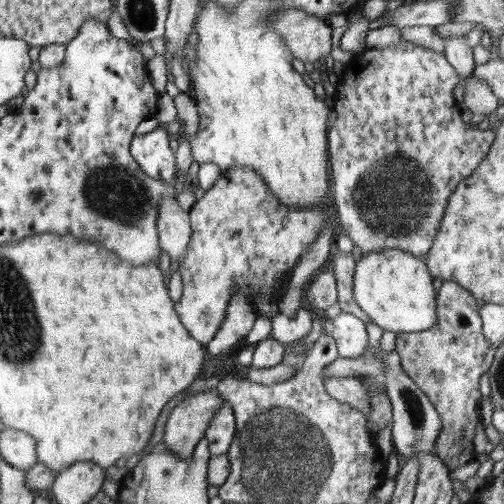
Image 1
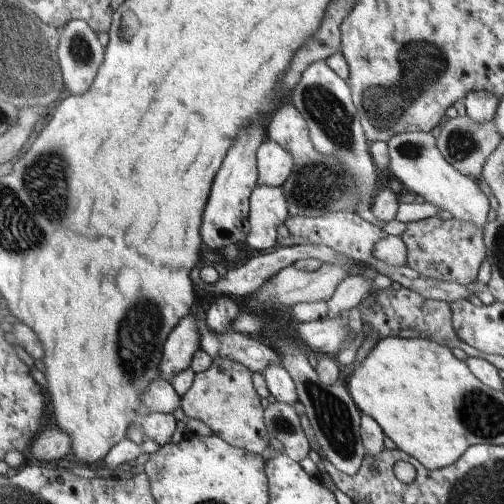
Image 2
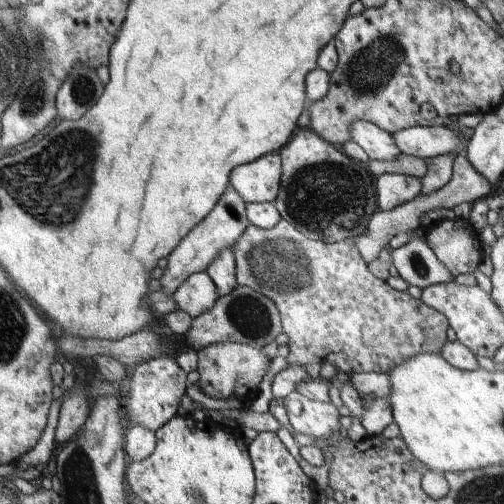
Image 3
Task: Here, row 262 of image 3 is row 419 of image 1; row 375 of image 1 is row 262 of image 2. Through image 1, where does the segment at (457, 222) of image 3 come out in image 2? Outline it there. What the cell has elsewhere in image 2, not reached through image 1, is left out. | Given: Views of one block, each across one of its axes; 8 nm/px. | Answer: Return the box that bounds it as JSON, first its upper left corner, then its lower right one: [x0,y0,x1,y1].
[401,216,487,286]

